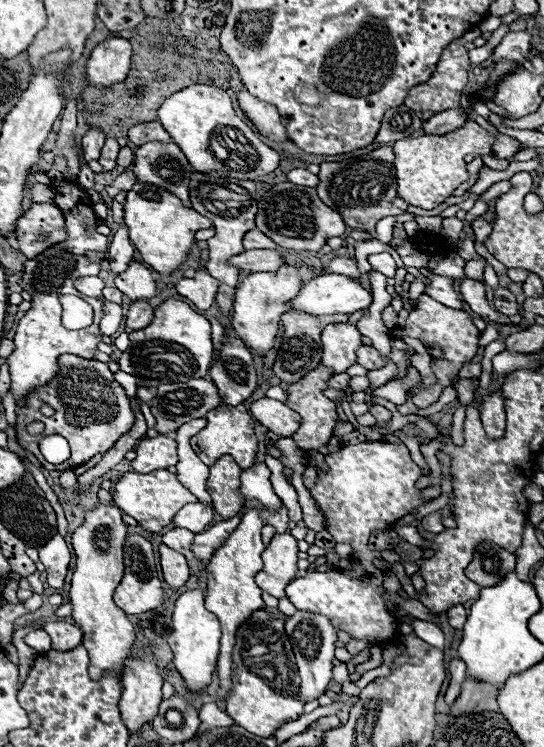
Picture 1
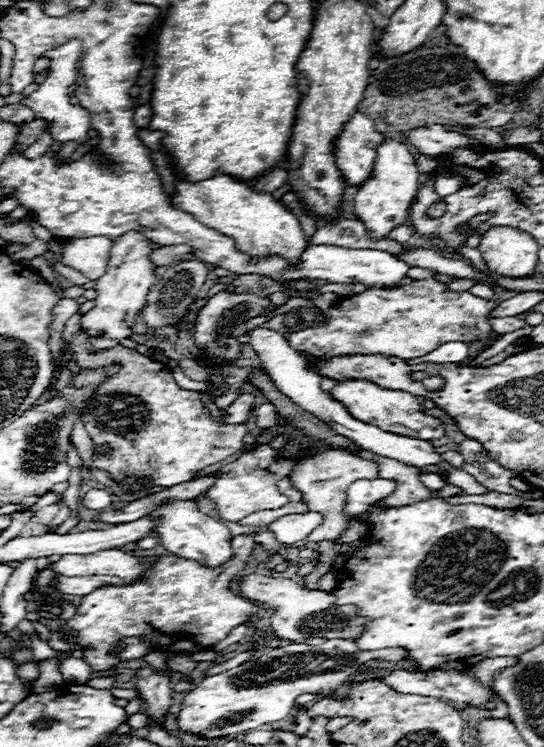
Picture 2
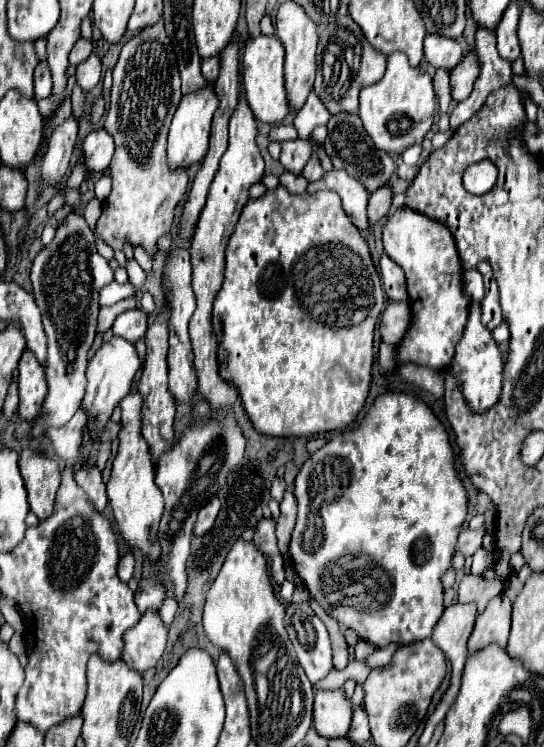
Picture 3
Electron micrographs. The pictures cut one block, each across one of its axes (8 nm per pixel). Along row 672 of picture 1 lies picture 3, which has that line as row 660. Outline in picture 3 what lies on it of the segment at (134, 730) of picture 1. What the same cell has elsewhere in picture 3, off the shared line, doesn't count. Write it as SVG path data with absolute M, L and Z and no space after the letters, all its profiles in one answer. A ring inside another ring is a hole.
M146 612L140 622L124 634L124 654L122 660L136 672L144 674L154 668L166 648L166 626L162 624L158 612Z

